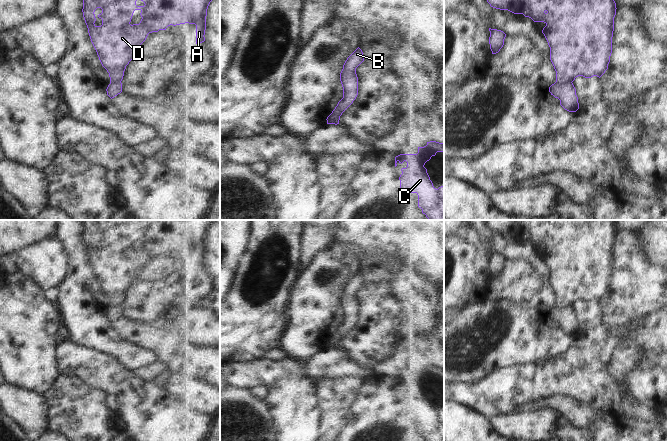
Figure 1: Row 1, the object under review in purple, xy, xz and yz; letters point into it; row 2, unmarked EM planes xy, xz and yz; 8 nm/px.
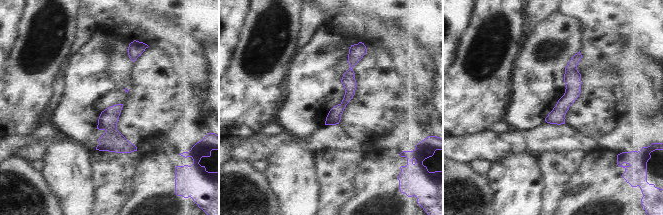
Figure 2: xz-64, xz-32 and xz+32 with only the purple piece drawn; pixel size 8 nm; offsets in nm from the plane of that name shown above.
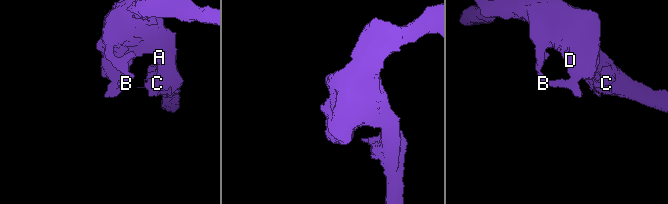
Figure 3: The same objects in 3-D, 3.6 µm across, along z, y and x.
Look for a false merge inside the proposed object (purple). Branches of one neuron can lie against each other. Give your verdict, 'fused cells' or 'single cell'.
fused cells

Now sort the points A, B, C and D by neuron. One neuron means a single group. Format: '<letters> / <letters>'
A C D / B

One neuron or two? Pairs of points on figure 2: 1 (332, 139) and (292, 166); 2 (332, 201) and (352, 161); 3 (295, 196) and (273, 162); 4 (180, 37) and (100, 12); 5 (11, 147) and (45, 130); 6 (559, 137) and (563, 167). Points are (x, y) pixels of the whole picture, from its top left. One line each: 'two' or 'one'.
1: two
2: one
3: one
4: one
5: one
6: two

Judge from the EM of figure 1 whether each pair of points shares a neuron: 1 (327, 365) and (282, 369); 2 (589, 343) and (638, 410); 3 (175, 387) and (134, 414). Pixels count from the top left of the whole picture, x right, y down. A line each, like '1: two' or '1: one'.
1: one
2: two
3: two

